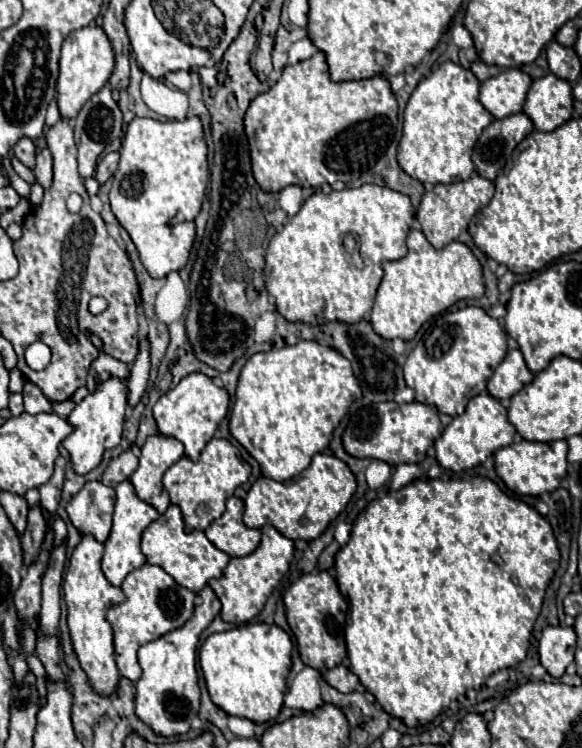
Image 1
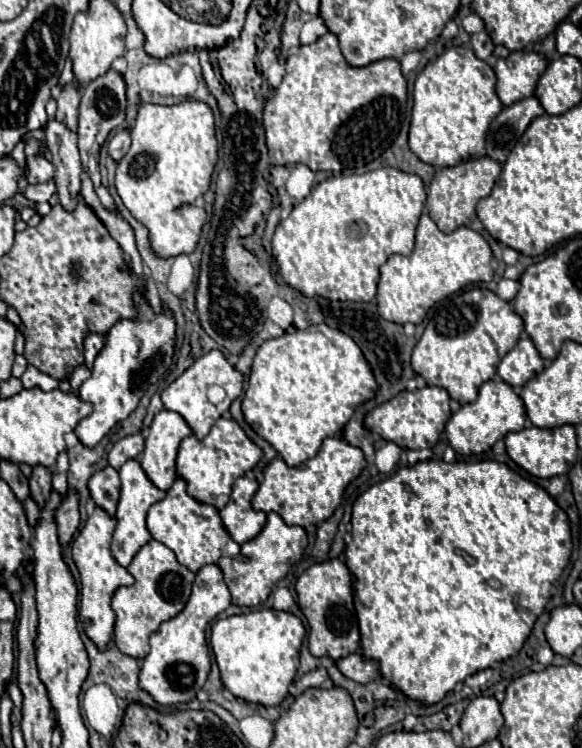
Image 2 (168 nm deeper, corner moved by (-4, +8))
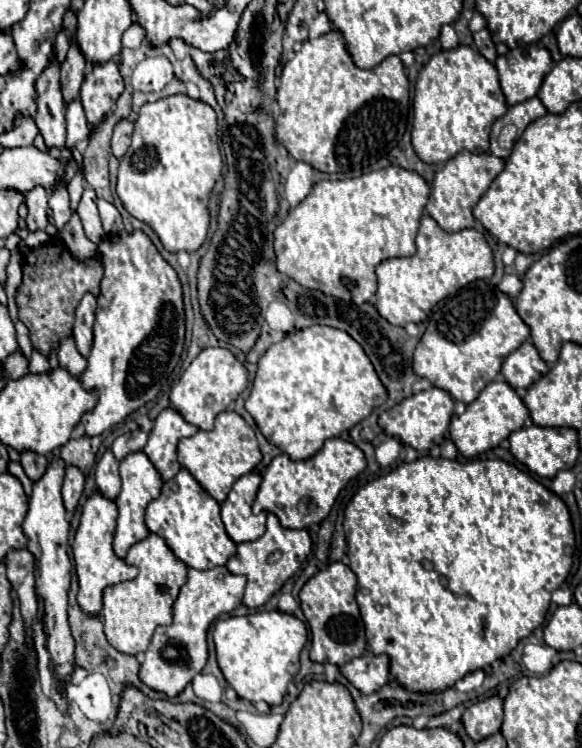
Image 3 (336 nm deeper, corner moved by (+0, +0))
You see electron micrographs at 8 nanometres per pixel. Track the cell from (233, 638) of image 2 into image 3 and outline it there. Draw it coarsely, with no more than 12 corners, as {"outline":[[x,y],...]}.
{"outline":[[280,610],[214,626],[218,666],[240,698],[282,702],[308,640]]}

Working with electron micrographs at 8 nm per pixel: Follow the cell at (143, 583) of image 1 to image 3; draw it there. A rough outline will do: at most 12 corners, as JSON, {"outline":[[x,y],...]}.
{"outline":[[158,534],[130,546],[138,576],[104,588],[108,642],[144,652],[172,622],[186,564]]}

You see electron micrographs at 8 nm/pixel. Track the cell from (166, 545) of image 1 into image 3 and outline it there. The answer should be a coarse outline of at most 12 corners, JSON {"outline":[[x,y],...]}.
{"outline":[[186,468],[148,504],[146,526],[186,566],[236,552],[218,502]]}

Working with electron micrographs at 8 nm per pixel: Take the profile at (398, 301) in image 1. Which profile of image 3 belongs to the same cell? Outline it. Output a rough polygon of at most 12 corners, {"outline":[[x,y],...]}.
{"outline":[[424,214],[418,252],[376,266],[376,308],[420,324],[446,296],[494,274],[482,232]]}

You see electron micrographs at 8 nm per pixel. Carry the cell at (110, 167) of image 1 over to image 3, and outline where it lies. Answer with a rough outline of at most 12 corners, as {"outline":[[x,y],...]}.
{"outline":[[120,120],[112,134],[112,154],[122,158],[130,146],[134,124]]}

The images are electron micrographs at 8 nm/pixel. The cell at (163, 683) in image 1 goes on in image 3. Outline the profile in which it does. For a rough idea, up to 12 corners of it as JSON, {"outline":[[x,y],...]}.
{"outline":[[188,568],[140,678],[178,696],[208,660],[214,618],[242,604],[246,576]]}

